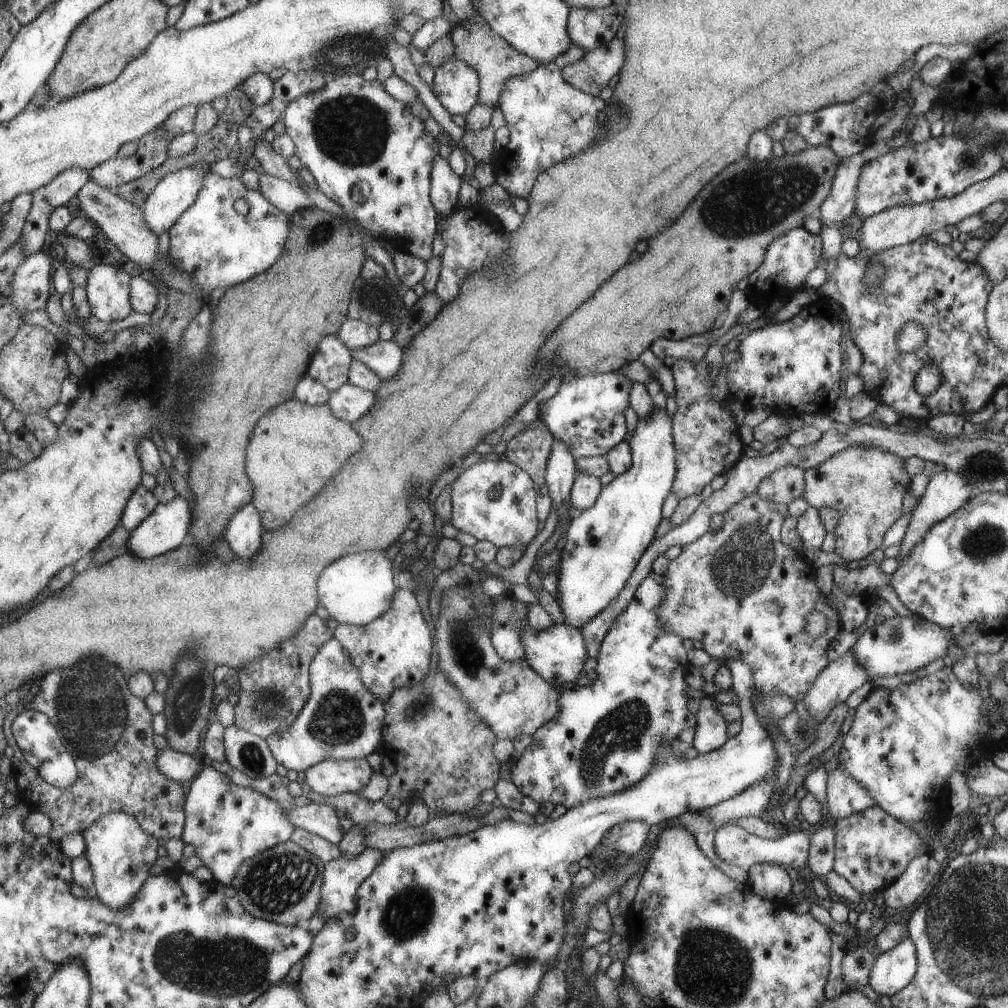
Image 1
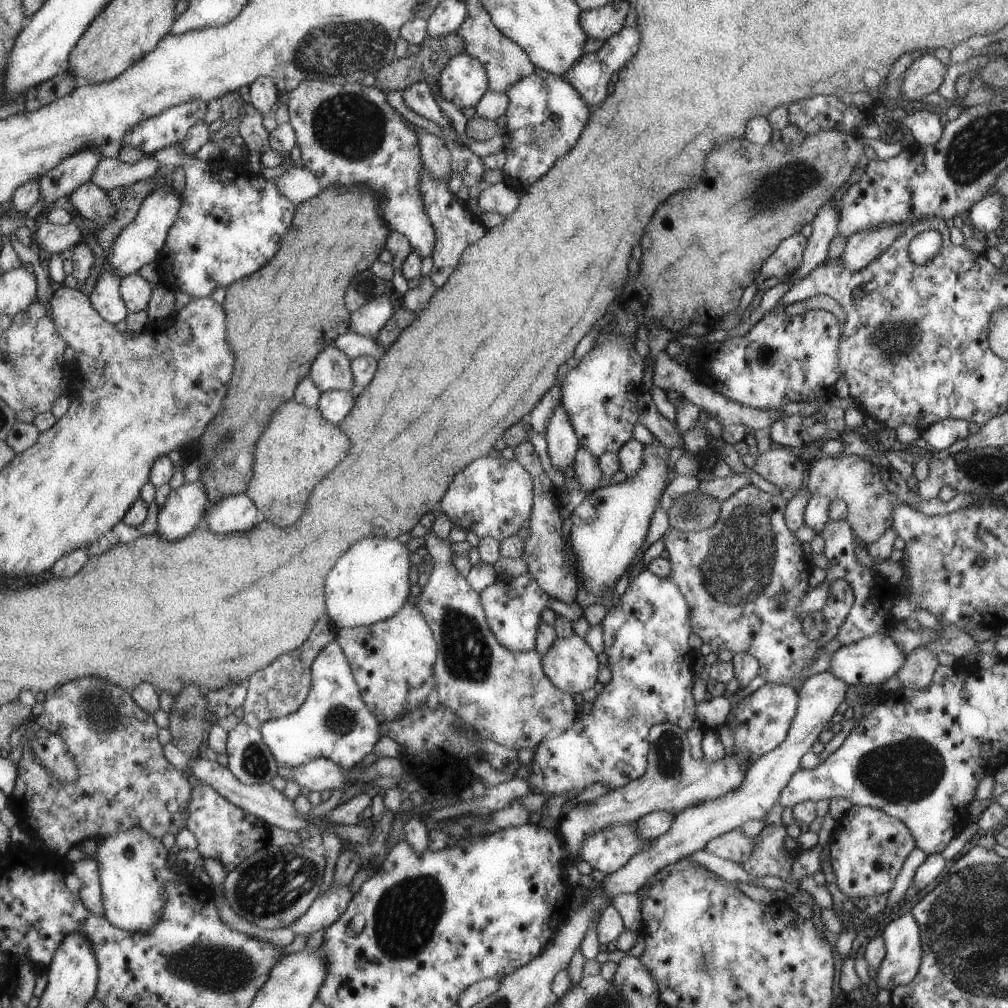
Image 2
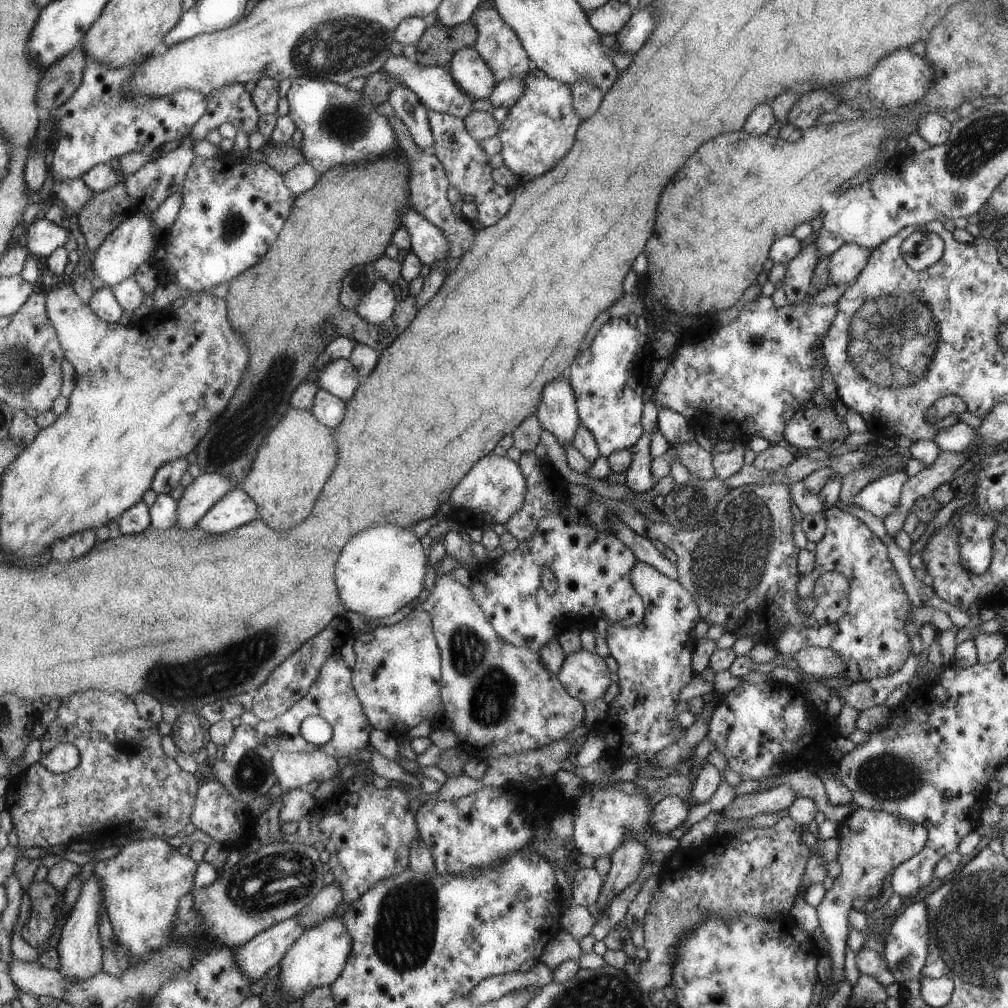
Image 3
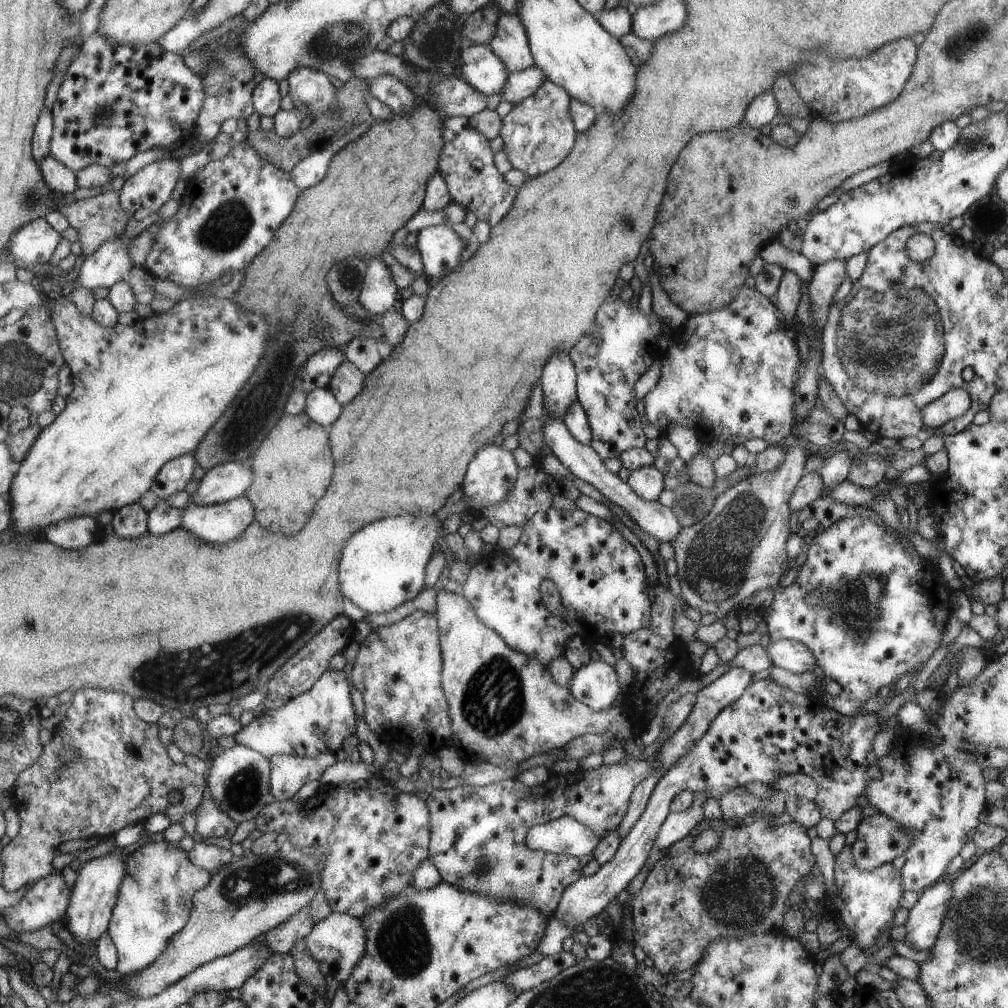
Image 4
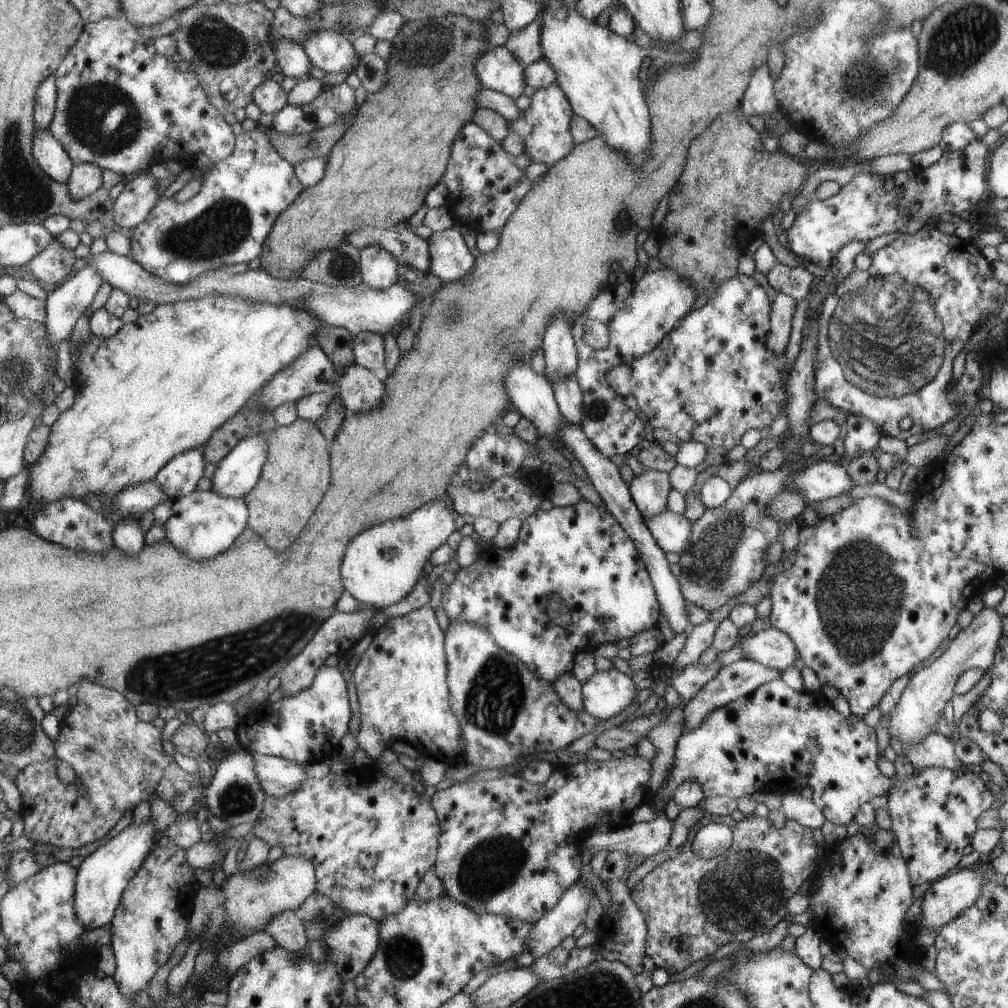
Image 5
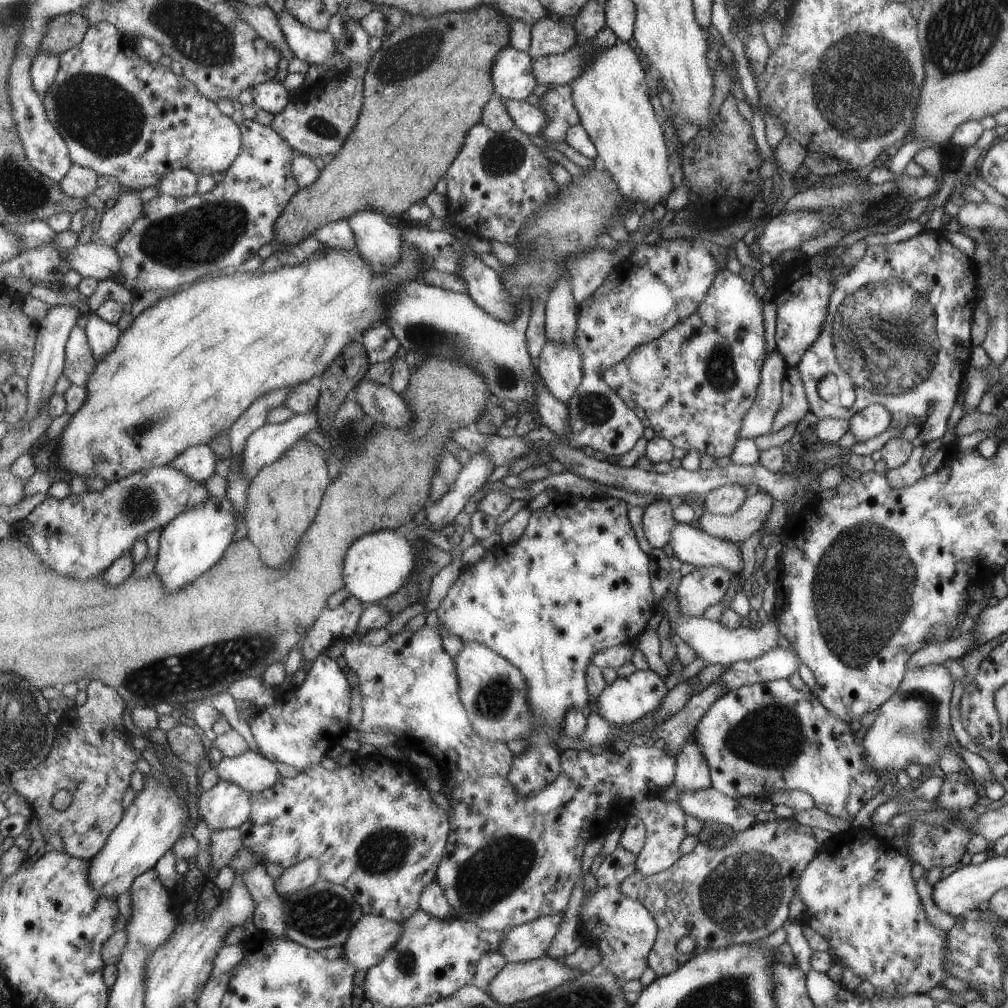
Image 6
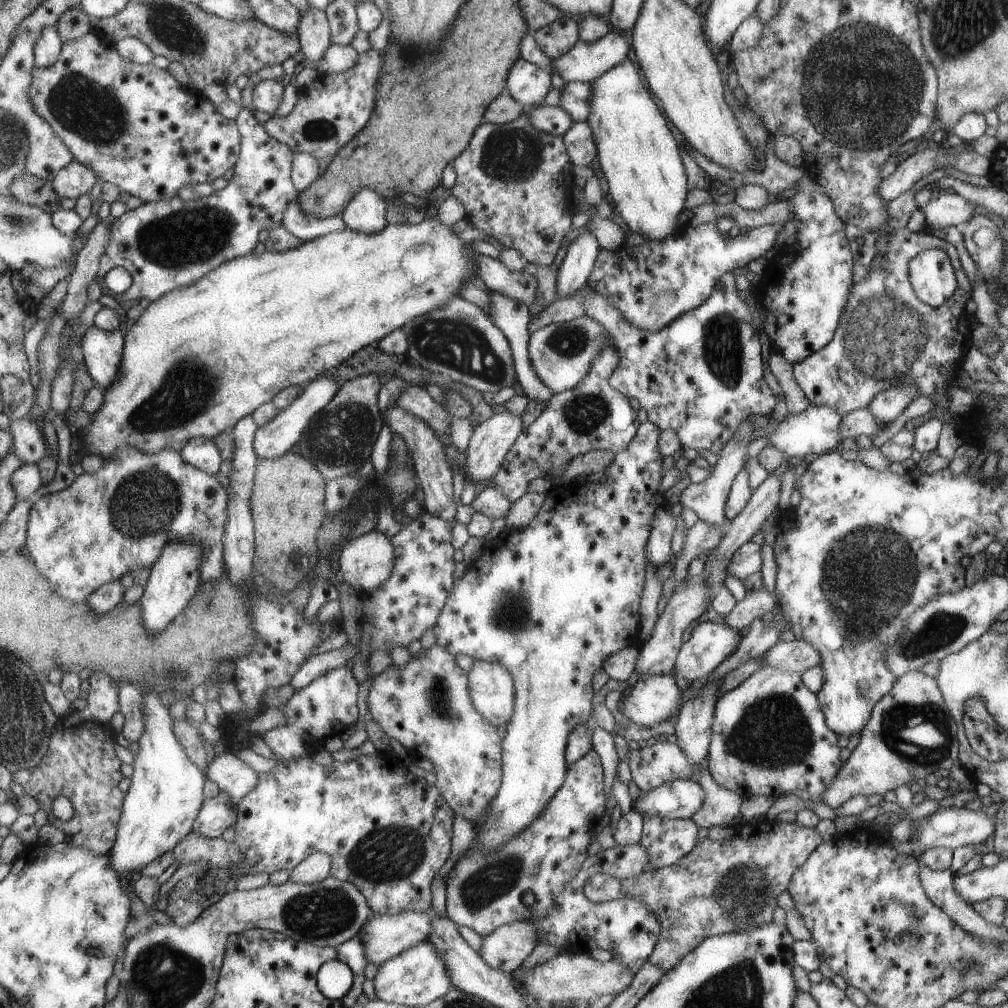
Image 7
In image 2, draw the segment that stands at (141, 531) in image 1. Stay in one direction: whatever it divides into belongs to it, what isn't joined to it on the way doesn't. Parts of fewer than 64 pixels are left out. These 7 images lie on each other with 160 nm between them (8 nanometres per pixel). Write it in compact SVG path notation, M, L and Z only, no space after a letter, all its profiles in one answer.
M202 480L184 483L171 491L168 501L159 508L157 532L163 540L181 540L189 536L210 506Z

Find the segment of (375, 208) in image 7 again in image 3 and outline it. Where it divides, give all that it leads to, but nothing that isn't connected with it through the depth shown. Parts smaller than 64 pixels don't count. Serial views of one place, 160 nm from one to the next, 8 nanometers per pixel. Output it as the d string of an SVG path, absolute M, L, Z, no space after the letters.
M379 278L373 286L361 296L354 311L365 321L373 325L381 324L390 318L395 306L393 286Z

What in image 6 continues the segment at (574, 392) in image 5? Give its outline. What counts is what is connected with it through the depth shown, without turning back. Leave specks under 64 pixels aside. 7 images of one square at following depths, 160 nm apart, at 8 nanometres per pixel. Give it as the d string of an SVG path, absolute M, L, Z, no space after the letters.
M547 339L534 362L534 366L536 374L540 377L549 394L563 404L571 400L579 383L582 382L582 356L579 354L575 342L572 343L571 347L561 348L560 345L556 345Z

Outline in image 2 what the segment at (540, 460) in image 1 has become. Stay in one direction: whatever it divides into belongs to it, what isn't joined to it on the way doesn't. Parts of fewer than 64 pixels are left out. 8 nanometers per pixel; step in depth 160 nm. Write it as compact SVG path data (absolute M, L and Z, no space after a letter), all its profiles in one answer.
M527 439L521 441L513 448L514 459L531 475L532 478L532 509L530 517L527 520L529 528L529 538L523 541L524 549L521 558L525 560L528 566L528 573L535 579L537 586L548 594L550 598L560 600L567 604L574 602L576 597L576 578L570 565L570 558L564 551L566 546L561 540L560 530L561 521L557 512L559 496L557 496L557 488L553 486L551 480L541 467L541 462L533 449L533 446Z

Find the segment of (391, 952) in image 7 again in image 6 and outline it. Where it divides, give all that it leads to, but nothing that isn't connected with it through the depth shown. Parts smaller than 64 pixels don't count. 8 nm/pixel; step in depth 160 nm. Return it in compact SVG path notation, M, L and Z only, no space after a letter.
M362 914L342 944L345 960L356 971L377 964L400 937L400 924L372 914Z

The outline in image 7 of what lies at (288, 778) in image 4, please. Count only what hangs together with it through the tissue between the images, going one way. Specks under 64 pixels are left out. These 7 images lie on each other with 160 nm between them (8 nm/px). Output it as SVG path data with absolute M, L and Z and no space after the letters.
M225 752L212 760L207 778L238 803L257 786L260 774L235 752Z

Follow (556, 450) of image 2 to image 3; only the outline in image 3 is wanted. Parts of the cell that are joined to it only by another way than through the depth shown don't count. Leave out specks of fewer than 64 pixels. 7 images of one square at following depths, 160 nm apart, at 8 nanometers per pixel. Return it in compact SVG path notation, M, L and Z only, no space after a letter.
M566 373L546 384L534 415L542 430L551 432L561 447L572 441L580 420Z

